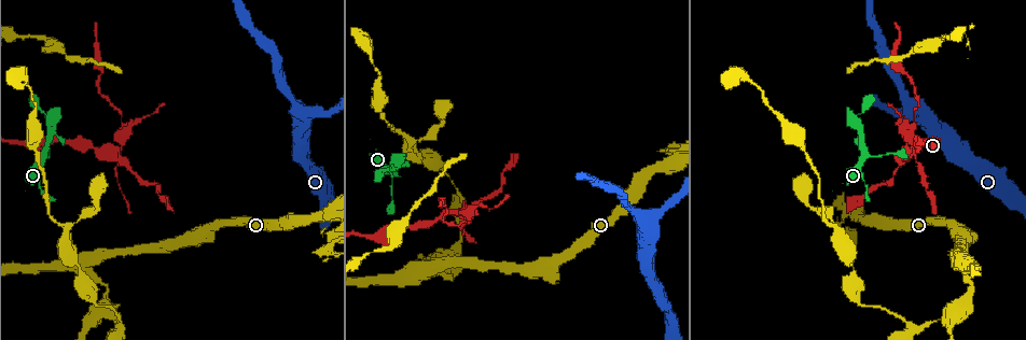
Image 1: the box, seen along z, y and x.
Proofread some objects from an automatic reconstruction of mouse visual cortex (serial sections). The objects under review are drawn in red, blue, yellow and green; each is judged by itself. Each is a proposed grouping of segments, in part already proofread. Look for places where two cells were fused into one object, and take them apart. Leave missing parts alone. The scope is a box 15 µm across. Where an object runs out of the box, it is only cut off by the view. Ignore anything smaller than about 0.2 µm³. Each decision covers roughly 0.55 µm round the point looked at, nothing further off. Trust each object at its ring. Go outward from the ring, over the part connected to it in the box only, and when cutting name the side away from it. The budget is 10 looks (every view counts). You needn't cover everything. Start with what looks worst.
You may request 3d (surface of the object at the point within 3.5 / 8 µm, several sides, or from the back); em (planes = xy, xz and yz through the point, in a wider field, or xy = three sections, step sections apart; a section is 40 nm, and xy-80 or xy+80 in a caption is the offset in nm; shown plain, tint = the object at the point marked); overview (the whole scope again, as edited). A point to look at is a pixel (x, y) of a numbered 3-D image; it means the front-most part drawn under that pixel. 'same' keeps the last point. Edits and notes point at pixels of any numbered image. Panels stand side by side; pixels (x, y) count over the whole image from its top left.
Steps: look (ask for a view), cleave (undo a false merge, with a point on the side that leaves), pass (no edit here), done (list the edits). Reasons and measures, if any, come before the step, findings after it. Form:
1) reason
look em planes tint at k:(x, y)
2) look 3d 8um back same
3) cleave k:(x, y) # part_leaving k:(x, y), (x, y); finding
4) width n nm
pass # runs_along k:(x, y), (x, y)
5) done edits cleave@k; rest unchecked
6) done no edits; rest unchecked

thick turns thin
look 3d 3.5um at 1:(911, 151)

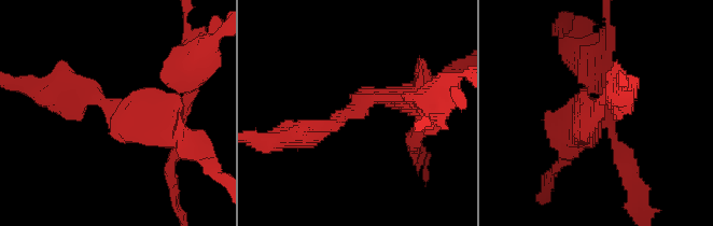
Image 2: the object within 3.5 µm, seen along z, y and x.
look em xy step 2 tint at 2:(595, 116)

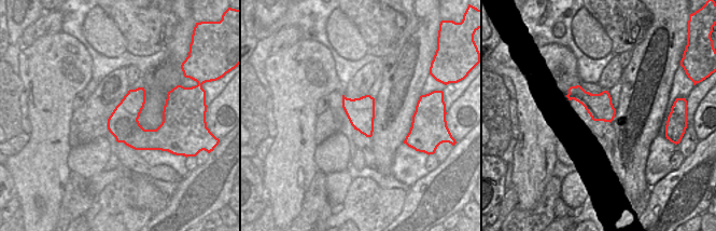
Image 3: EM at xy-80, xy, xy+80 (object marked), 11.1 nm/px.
pass # runs_along 2:(296, 137), (373, 95), (419, 103); all the same cell

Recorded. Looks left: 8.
sharp bend
look 3d 8um at 1:(121, 323)

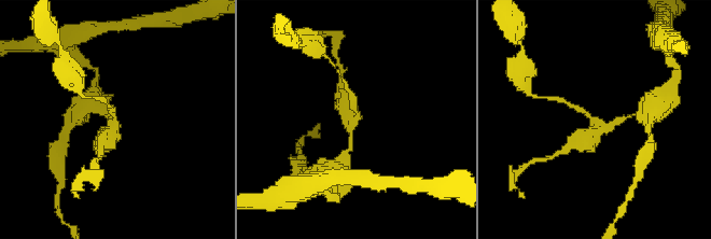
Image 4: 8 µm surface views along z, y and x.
look 3d 3.5um at 4:(588, 117)

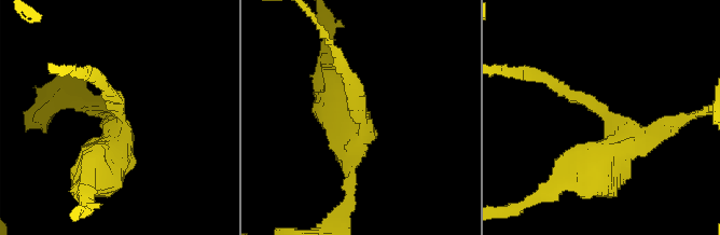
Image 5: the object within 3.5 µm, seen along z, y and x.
need the tissue
look em xy step 5 tint at 5:(606, 116)

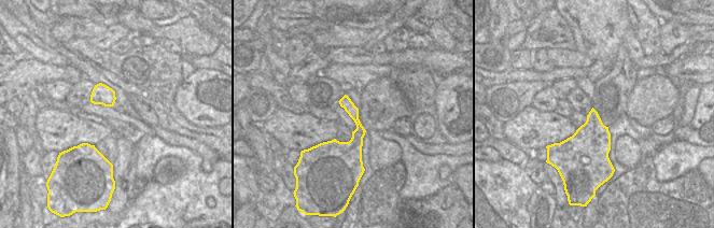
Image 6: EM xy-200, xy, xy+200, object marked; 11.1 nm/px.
pass # runs_along 5:(661, 127), (633, 141), (553, 81); continuous, no second cell

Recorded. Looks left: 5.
narrows sharply
look em xy step 3 tint at 1:(409, 142)

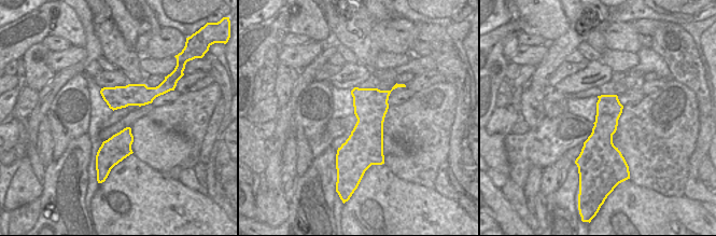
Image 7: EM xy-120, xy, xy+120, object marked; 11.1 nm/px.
look 3d 3.5um same

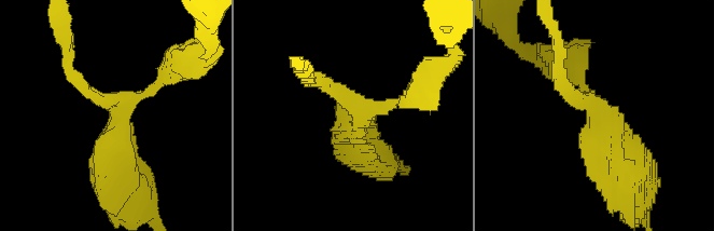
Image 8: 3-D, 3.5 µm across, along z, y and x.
pass # runs_along 8:(620, 174), (596, 107), (560, 73); continuous, no second cell

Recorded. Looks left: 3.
touches itself
look 3d 3.5um at 1:(434, 171)

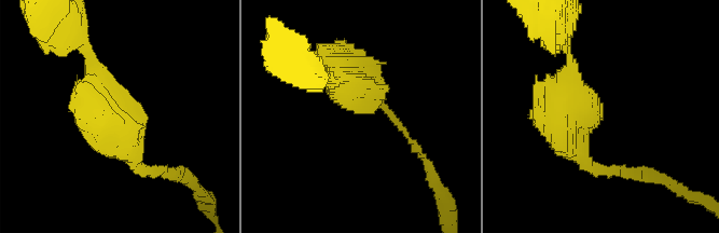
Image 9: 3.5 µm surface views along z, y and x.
need the tissue
look em xy step 1 tint at 9:(355, 111)

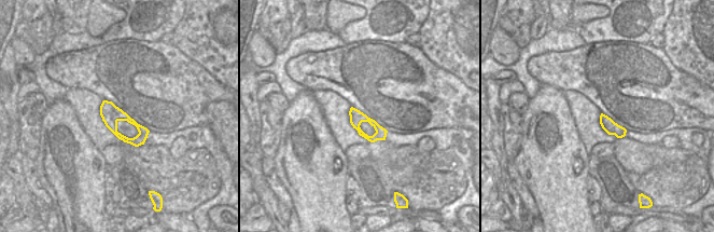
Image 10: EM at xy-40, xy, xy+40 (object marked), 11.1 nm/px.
pass # runs_along 10:(104, 104), (141, 130), (141, 141); all the same cell

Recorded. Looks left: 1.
done no edits; rest unchecked

